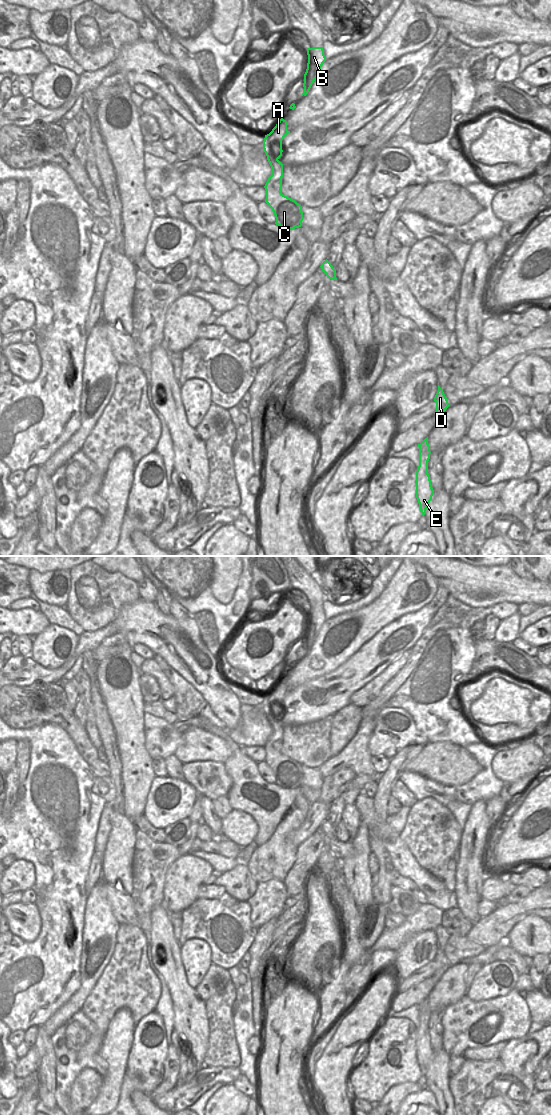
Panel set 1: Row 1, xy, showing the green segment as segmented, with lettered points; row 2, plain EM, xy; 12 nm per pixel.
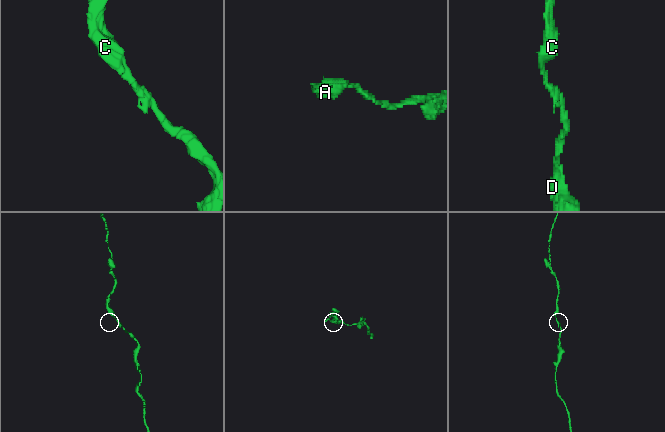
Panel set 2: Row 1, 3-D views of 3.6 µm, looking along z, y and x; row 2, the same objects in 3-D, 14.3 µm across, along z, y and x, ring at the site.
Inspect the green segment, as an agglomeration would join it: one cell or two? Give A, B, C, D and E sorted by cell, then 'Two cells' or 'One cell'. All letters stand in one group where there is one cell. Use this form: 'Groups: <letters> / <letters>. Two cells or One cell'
Groups: A B C D E. One cell.

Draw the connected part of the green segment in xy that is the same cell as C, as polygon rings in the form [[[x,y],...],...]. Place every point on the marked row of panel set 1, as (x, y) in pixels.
[[[281,118],[272,131],[265,135],[263,149],[272,168],[264,188],[266,190],[265,202],[272,209],[275,224],[285,229],[295,229],[302,226],[302,206],[295,200],[281,193],[283,164],[278,160],[282,156],[282,140],[290,133],[287,130],[287,121]]]

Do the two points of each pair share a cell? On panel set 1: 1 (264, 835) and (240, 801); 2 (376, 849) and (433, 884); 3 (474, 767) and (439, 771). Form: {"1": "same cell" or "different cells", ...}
{"1": "same cell", "2": "different cells", "3": "same cell"}

